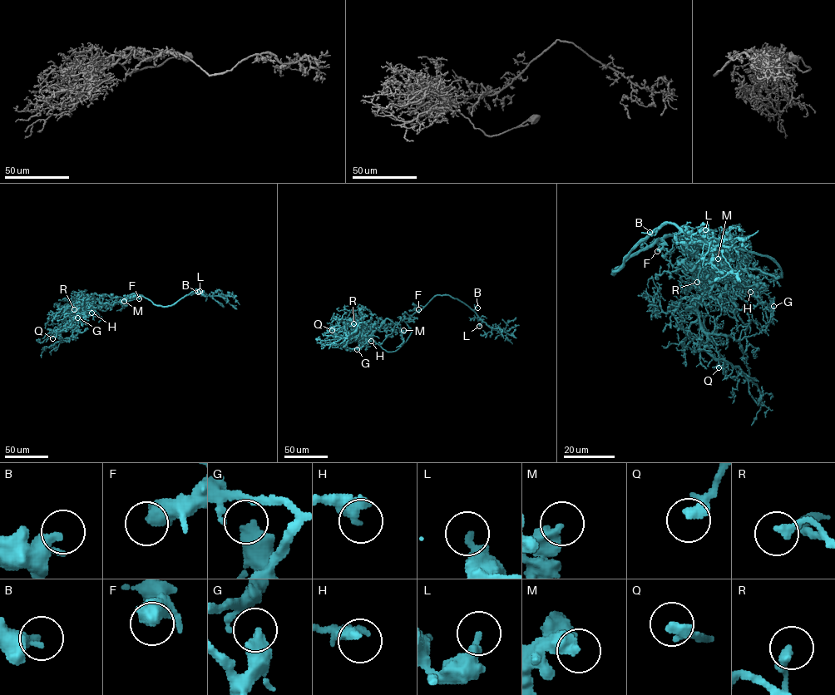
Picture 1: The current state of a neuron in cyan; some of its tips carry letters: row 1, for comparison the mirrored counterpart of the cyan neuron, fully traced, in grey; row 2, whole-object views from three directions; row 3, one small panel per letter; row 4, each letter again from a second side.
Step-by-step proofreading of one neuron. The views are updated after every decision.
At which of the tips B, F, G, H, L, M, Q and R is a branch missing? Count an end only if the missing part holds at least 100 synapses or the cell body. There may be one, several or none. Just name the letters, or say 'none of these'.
none of these

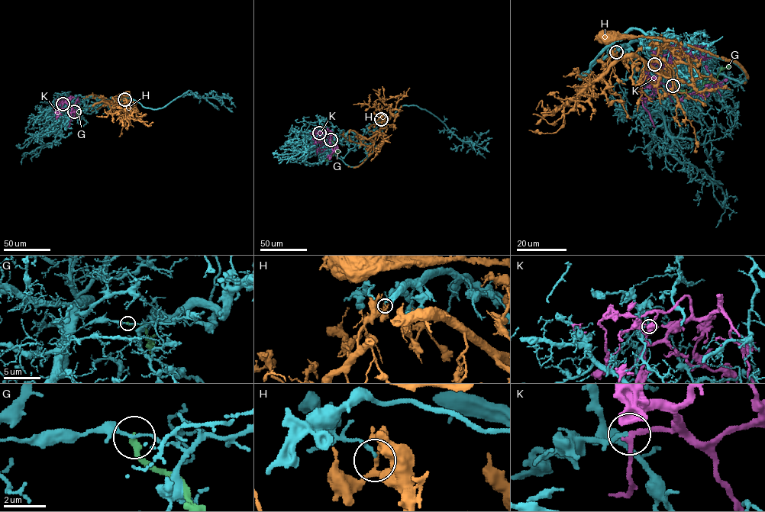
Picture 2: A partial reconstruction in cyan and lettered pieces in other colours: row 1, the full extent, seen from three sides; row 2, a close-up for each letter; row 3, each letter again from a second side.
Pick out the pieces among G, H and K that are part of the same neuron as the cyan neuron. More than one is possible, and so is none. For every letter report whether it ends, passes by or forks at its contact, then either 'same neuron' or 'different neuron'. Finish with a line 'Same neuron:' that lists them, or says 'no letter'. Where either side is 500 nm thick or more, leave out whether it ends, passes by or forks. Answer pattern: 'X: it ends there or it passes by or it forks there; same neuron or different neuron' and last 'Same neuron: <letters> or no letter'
G: it ends there; different neuron
H: it passes by; different neuron
K: it passes by; different neuron
Same neuron: no letter

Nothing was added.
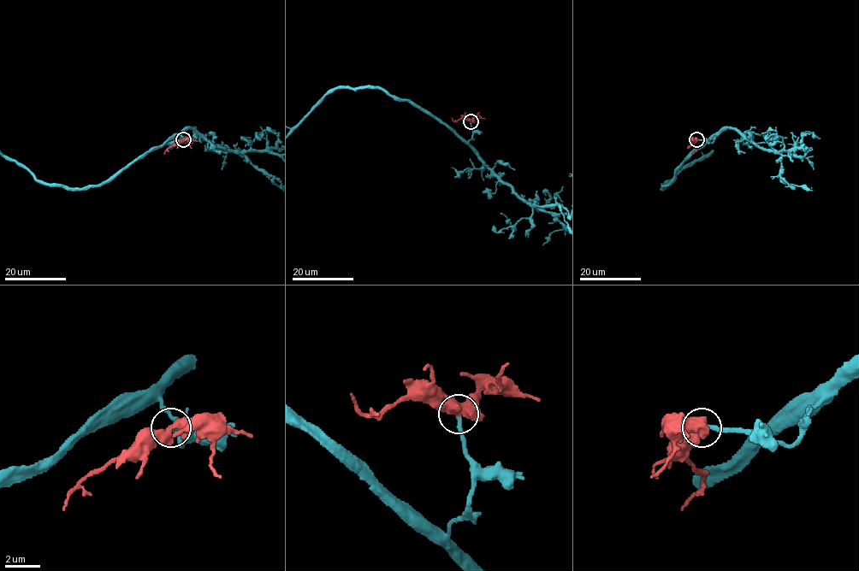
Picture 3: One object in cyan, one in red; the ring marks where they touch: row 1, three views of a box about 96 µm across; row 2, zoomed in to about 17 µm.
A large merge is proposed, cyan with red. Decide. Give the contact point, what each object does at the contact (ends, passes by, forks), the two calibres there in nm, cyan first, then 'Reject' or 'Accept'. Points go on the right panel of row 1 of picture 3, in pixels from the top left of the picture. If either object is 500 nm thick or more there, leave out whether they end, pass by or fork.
Place: (696, 139). Thickness 240 nm (cyan) against 550 nm. Accept

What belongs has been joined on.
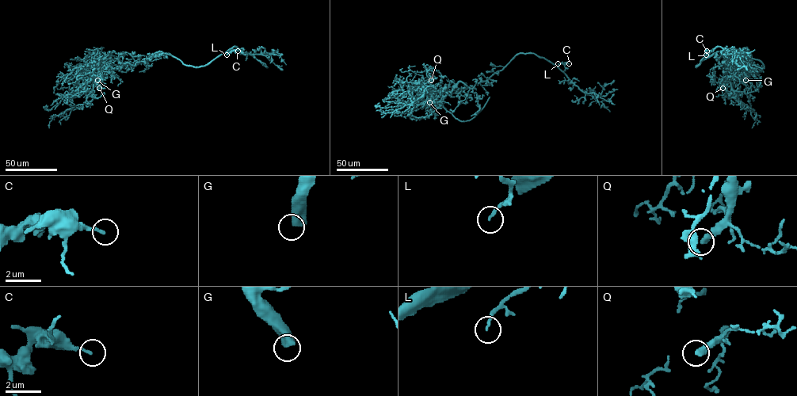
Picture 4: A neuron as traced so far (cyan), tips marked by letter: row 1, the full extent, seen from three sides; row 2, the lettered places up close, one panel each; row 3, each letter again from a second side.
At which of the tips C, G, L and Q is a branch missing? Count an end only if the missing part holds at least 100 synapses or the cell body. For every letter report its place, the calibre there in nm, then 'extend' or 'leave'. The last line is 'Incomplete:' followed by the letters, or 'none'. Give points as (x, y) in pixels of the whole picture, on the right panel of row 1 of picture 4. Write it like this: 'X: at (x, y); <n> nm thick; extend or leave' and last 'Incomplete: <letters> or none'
C: at (707, 51); 160 nm thick; leave
G: at (745, 80); 600 nm thick; extend
L: at (706, 55); 130 nm thick; leave
Q: at (722, 88); 360 nm thick; extend
Incomplete: G, Q

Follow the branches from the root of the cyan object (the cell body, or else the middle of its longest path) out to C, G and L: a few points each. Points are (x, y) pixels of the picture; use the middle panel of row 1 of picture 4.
C: (487, 79), (520, 53), (535, 54), (563, 71), (564, 64), (569, 63)
G: (487, 79), (477, 83), (472, 88), (459, 81), (440, 102), (430, 99), (429, 102)
L: (487, 79), (520, 53), (535, 54), (563, 71), (564, 65), (558, 63)

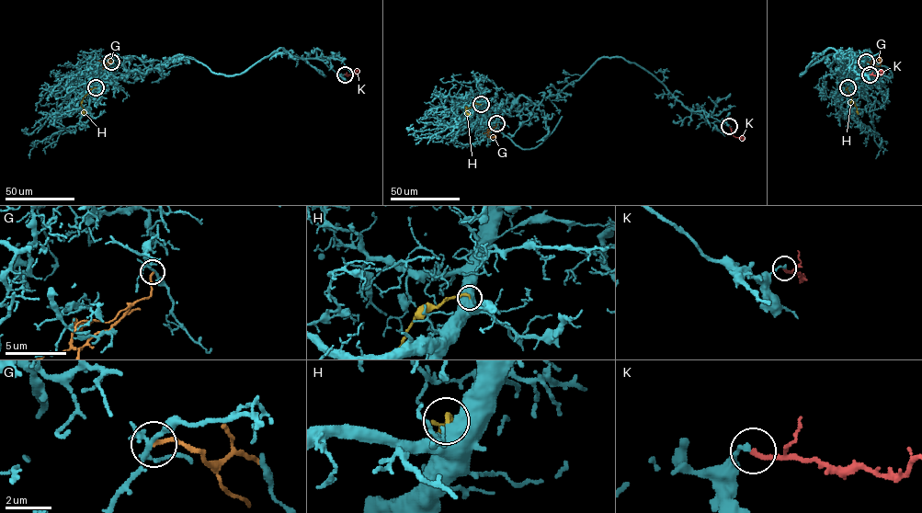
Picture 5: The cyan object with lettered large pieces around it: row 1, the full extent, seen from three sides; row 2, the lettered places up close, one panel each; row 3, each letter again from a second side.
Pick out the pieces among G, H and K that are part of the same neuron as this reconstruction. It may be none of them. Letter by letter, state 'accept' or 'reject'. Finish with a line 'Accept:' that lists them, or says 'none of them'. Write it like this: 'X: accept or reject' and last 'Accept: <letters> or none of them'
G: reject
H: reject
K: reject
Accept: none of them

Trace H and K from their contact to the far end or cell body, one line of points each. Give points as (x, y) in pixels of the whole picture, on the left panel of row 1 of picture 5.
H: (96, 87), (81, 101), (84, 114)
K: (345, 74), (358, 73)

